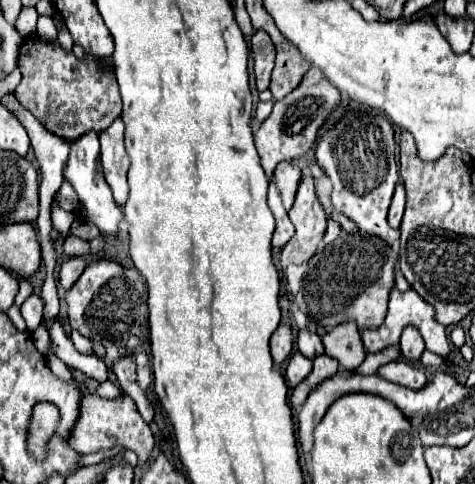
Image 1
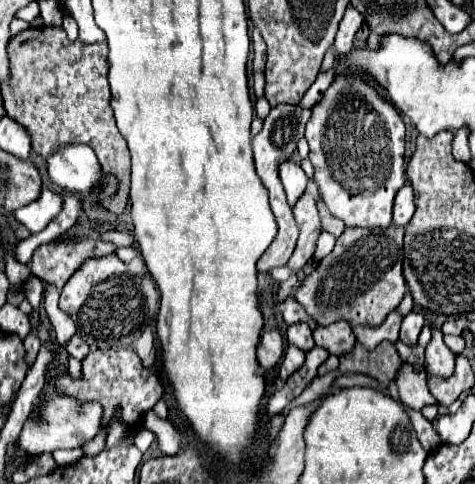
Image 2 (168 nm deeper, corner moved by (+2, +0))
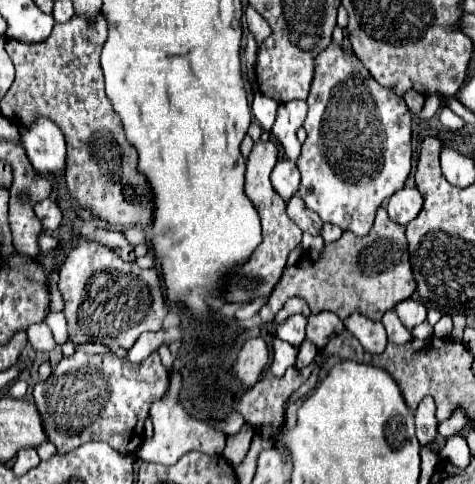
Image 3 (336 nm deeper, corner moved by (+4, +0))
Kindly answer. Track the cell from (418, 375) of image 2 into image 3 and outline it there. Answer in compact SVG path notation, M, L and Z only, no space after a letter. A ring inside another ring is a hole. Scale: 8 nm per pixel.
M432 396L424 398L420 406L414 410L414 424L416 424L416 436L420 444L430 444L436 436L436 426L438 426Z

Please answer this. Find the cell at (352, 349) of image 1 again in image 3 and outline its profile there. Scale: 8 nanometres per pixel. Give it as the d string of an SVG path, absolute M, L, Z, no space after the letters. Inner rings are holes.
M320 312L320 314L312 314L308 318L306 338L312 340L322 350L328 344L328 340L332 336L340 334L342 330L344 330L344 324L334 312Z

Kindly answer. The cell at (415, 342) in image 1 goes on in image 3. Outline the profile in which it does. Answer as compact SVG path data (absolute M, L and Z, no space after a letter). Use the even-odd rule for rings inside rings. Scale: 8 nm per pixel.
M408 298L408 300L400 302L394 310L396 310L400 322L408 330L412 330L414 326L418 326L418 324L422 324L426 320L426 308L424 308L424 304L420 300L414 300L414 298Z

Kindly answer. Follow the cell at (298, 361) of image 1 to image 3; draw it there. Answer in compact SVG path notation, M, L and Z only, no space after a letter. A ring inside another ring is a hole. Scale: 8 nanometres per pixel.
M274 338L272 342L274 346L274 356L272 356L272 364L270 364L270 370L274 376L284 376L284 372L294 366L296 362L296 356L298 356L298 348L294 348L292 344L284 342L284 340L278 340Z

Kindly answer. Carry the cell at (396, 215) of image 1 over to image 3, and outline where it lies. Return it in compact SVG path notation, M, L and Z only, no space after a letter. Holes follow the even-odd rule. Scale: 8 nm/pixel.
M402 188L388 200L388 216L398 224L408 224L422 208L422 194L418 188Z

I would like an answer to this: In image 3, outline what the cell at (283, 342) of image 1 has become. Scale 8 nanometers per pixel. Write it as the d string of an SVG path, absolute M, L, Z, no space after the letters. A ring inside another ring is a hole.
M252 338L240 350L236 364L234 364L234 372L246 386L254 386L260 372L266 368L268 360L270 360L270 352L268 352L266 340L264 338Z

